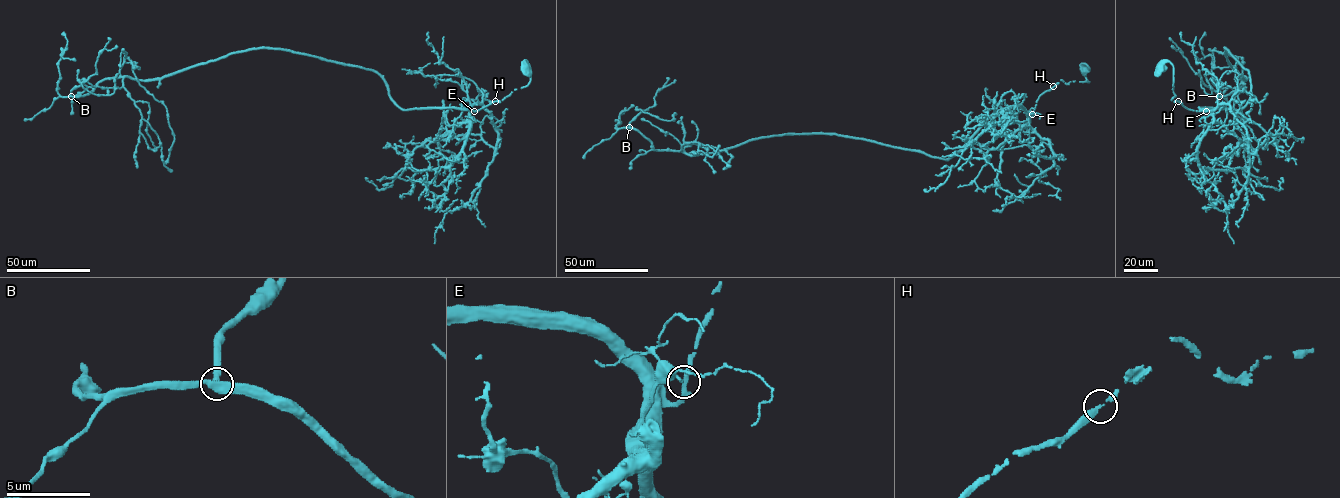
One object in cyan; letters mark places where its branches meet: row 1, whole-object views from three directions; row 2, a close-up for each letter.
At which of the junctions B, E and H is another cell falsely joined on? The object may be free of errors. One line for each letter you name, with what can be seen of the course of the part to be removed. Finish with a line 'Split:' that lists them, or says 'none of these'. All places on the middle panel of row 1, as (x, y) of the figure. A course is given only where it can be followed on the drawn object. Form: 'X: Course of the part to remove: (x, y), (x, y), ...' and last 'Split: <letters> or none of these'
Split: none of these

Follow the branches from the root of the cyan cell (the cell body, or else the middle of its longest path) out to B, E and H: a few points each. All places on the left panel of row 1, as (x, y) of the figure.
B: (526, 68), (526, 86), (475, 111), (402, 110), (372, 70), (268, 48), (159, 78), (104, 78), (70, 96)
E: (526, 68), (526, 61), (530, 81), (526, 86), (474, 111)
H: (526, 68), (526, 61), (530, 81), (502, 100), (495, 101)

